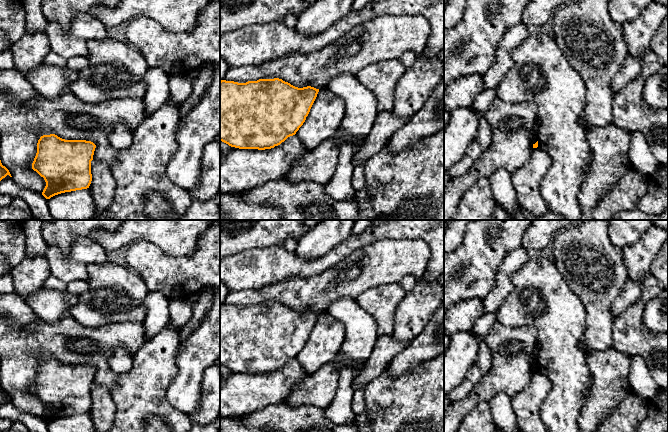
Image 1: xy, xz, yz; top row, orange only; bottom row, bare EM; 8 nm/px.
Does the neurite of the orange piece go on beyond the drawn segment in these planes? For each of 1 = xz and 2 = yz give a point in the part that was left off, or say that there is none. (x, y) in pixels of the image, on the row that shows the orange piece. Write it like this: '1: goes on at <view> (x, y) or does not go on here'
1: does not go on here
2: does not go on here

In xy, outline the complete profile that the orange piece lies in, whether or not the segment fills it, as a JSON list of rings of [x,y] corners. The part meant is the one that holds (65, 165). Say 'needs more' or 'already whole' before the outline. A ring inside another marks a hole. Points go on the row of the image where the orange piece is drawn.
already whole | [[[55,134],[43,135],[37,143],[32,169],[44,178],[46,199],[89,188],[91,161],[96,145],[86,140],[65,140]]]

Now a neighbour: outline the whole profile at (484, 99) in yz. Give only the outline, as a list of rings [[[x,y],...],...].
[[[484,89],[477,95],[471,109],[476,113],[484,115],[497,97],[497,89]]]

